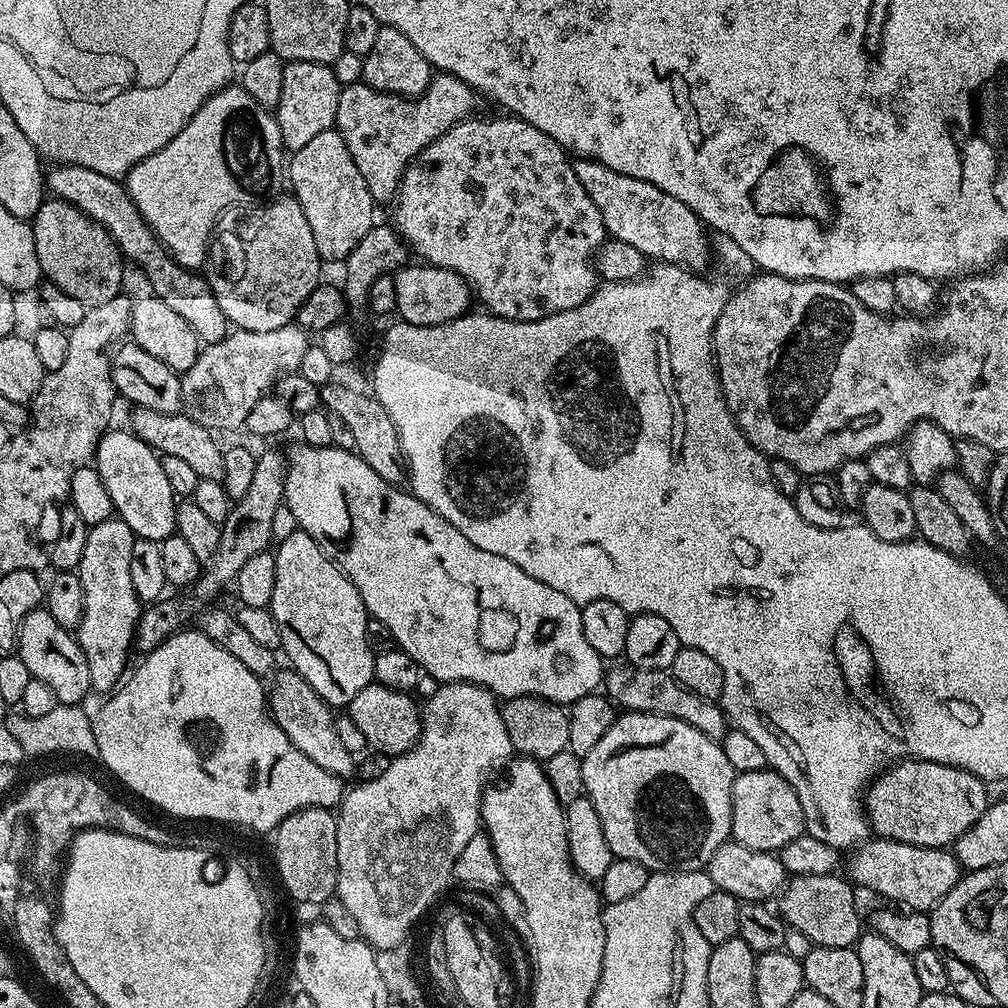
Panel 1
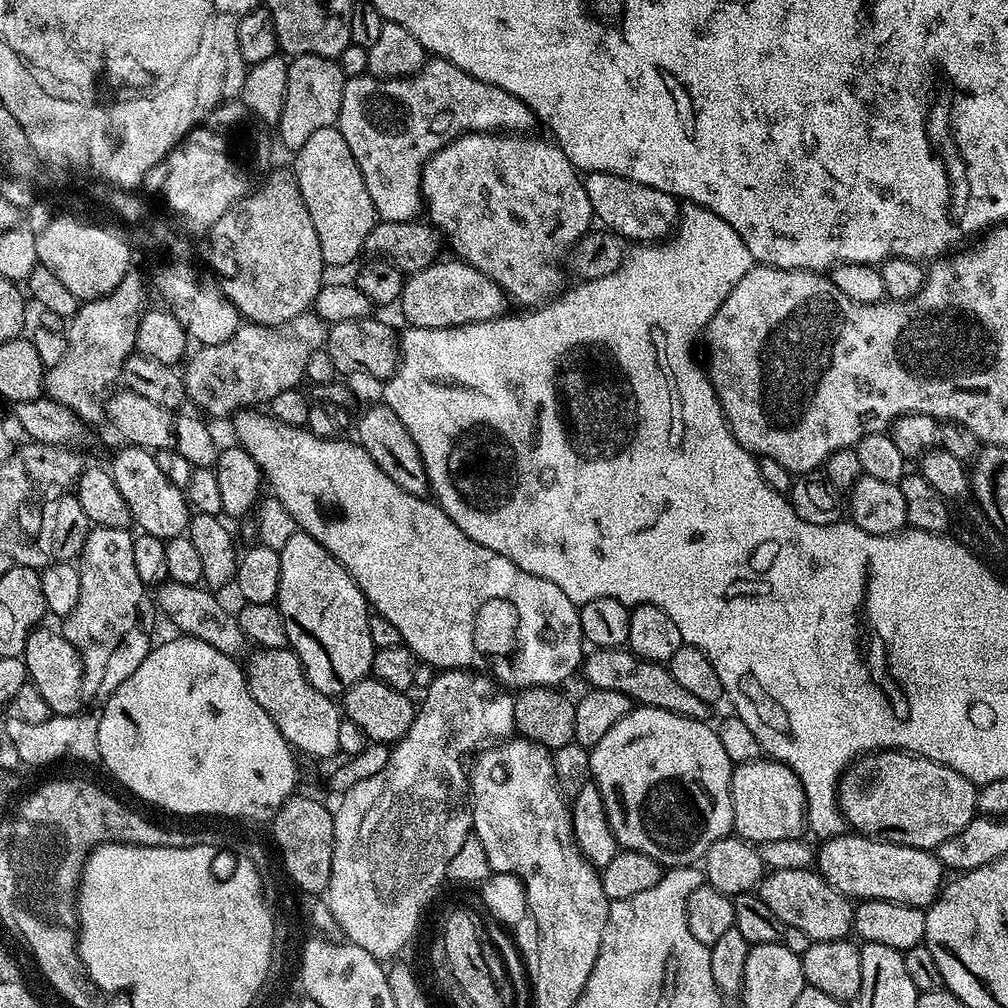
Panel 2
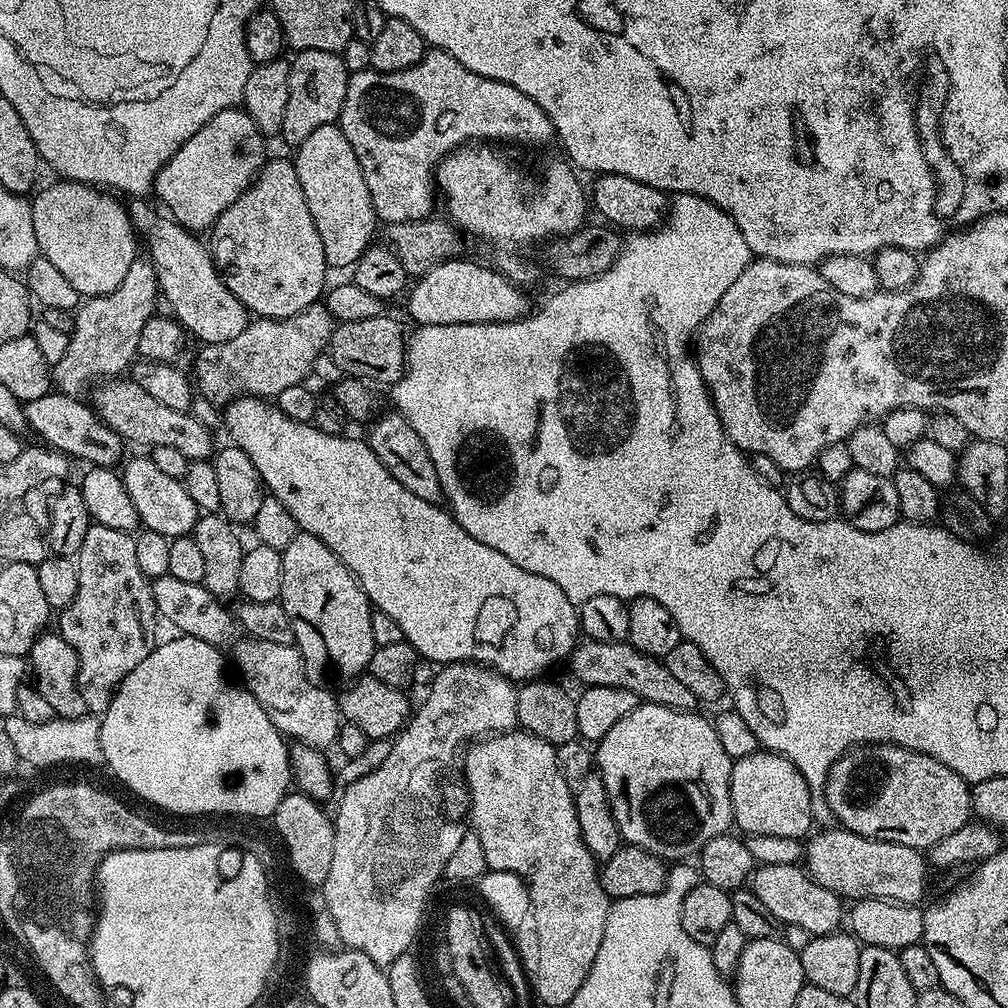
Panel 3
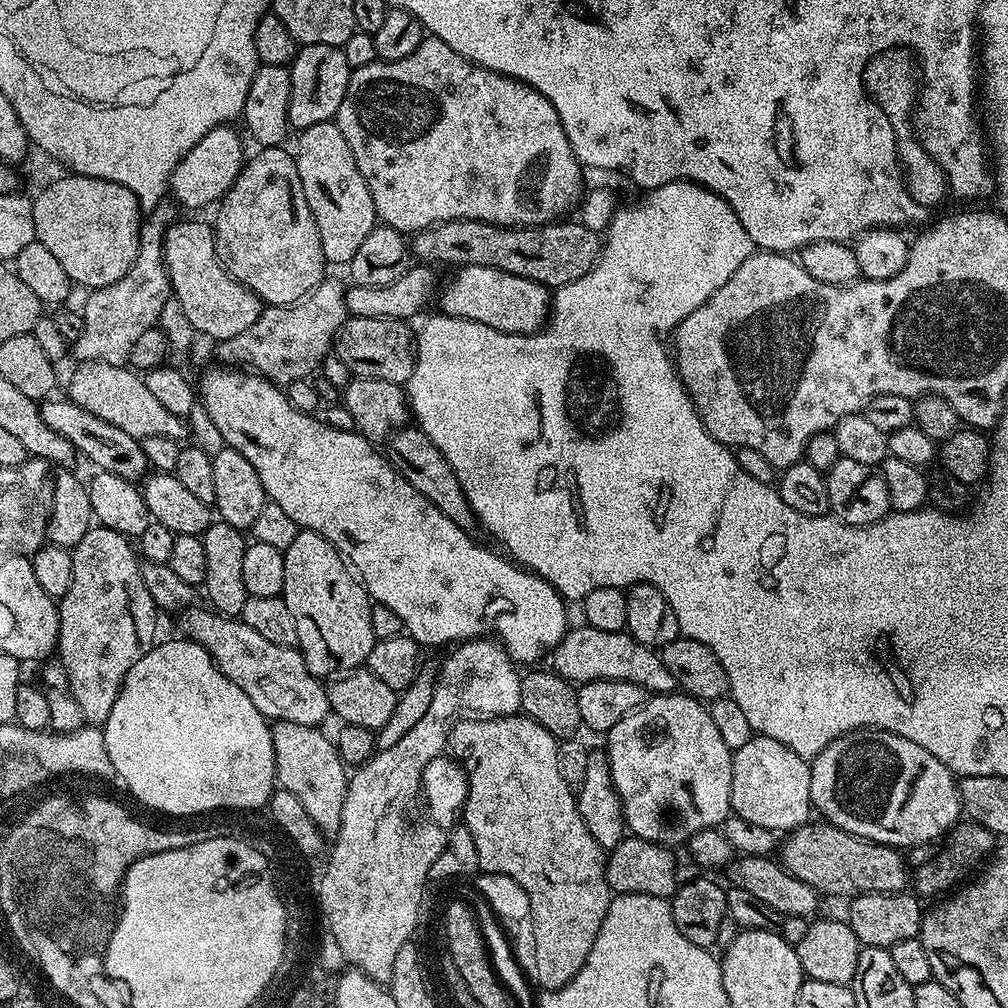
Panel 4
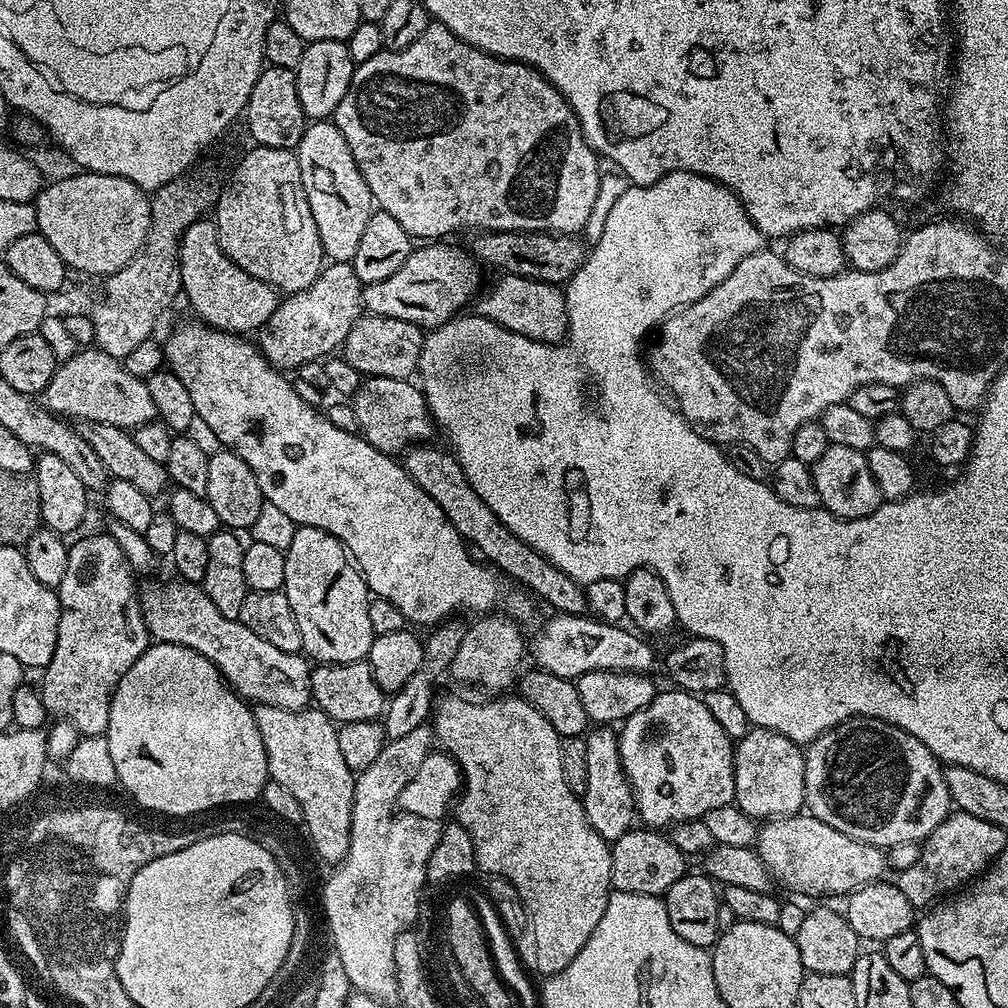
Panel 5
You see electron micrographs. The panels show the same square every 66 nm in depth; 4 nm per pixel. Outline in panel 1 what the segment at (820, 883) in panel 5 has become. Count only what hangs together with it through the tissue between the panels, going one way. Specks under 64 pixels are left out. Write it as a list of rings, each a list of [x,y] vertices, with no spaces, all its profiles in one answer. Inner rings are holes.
[[[872,838],[859,845],[849,856],[852,857],[846,860],[846,876],[853,885],[861,884],[885,896],[888,899],[885,901],[914,912],[931,913],[936,903],[954,890],[962,875],[955,851],[948,848],[923,848],[897,840]]]

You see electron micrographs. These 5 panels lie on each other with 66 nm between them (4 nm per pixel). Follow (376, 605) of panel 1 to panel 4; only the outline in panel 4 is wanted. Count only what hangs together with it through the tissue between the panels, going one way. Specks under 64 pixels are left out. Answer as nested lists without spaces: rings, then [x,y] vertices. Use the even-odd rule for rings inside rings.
[[[232,366],[215,367],[208,373],[205,371],[199,377],[198,400],[199,403],[204,404],[211,421],[218,426],[225,445],[238,450],[238,454],[242,454],[242,458],[246,458],[246,462],[250,462],[250,466],[254,466],[254,470],[258,470],[258,478],[262,478],[265,497],[269,501],[277,503],[278,506],[282,506],[282,510],[286,510],[286,513],[290,514],[290,518],[294,520],[300,530],[322,534],[322,538],[326,538],[334,545],[345,561],[354,569],[355,575],[364,585],[364,589],[368,591],[369,597],[375,603],[390,606],[390,610],[394,610],[394,614],[398,614],[398,618],[402,618],[405,633],[411,636],[417,644],[427,646],[427,644],[449,643],[448,645],[455,646],[466,640],[498,638],[508,655],[520,666],[523,664],[528,664],[524,666],[535,665],[532,664],[535,660],[540,660],[543,656],[545,659],[546,654],[558,647],[560,640],[569,630],[570,621],[568,621],[568,612],[564,609],[566,607],[564,597],[557,592],[549,580],[543,580],[541,576],[517,566],[511,559],[501,555],[499,551],[491,552],[490,549],[483,548],[480,544],[472,544],[471,538],[468,537],[469,533],[465,529],[450,522],[450,518],[446,518],[446,514],[442,514],[442,510],[438,510],[438,506],[434,506],[434,502],[430,502],[425,496],[418,494],[414,490],[414,486],[410,486],[410,482],[406,478],[402,478],[402,474],[398,474],[392,469],[387,455],[380,453],[379,456],[376,453],[377,445],[360,435],[359,432],[324,424],[315,415],[292,407],[287,391],[281,385],[273,384],[271,380],[265,380],[264,377],[255,375],[248,370],[237,370]]]

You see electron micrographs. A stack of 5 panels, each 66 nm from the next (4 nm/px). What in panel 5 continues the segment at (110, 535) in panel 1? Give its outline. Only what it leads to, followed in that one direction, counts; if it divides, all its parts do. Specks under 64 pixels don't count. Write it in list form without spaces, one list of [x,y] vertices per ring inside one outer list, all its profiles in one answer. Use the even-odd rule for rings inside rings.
[[[99,534],[100,536],[84,536],[81,535],[79,538],[81,540],[71,541],[68,544],[68,557],[66,558],[66,574],[62,577],[62,582],[60,583],[58,589],[58,595],[60,597],[60,617],[58,618],[58,642],[54,646],[54,658],[50,658],[50,662],[48,663],[48,667],[43,669],[42,676],[44,676],[44,684],[41,683],[39,685],[40,697],[42,698],[42,702],[46,706],[46,710],[56,718],[63,718],[68,721],[68,723],[73,724],[77,730],[80,731],[81,737],[85,736],[103,736],[108,731],[108,719],[110,718],[110,702],[112,701],[112,695],[114,694],[114,690],[118,686],[118,682],[122,678],[122,674],[126,674],[126,670],[130,670],[130,666],[134,666],[134,662],[138,662],[138,658],[141,656],[147,648],[150,646],[150,637],[148,634],[148,627],[146,626],[146,622],[144,621],[144,615],[142,614],[142,606],[140,605],[140,594],[138,591],[138,583],[136,584],[137,577],[134,575],[132,571],[132,567],[128,564],[128,559],[126,558],[126,554],[122,554],[122,546],[118,546],[118,542],[114,542],[114,538],[110,538],[106,534]]]

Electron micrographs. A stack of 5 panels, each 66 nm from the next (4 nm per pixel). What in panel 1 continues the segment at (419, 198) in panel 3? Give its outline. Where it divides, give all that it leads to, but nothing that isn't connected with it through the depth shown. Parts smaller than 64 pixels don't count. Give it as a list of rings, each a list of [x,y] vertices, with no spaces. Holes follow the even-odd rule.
[[[433,75],[430,86],[418,97],[379,92],[366,83],[346,84],[340,89],[335,129],[342,134],[354,166],[362,173],[373,201],[395,201],[408,164],[459,120],[467,120],[482,103],[480,93],[456,76]]]

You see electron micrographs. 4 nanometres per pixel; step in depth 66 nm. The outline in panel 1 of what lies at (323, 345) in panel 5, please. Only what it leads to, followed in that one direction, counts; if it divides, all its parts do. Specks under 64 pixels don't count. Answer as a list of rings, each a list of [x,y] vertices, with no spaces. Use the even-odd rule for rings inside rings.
[[[295,323],[265,332],[247,332],[241,328],[229,331],[218,342],[201,347],[194,366],[190,366],[190,370],[181,375],[183,414],[217,433],[228,432],[231,428],[243,429],[246,414],[250,414],[250,406],[254,406],[258,398],[269,395],[280,377],[295,373],[299,369],[309,343],[309,333]]]

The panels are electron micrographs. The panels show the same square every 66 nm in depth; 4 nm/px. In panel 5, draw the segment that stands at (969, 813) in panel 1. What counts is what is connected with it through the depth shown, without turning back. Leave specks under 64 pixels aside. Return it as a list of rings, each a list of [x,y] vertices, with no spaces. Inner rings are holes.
[[[853,716],[816,737],[807,745],[804,765],[804,808],[807,815],[826,822],[826,826],[834,826],[834,830],[842,830],[842,834],[858,842],[873,844],[881,850],[898,846],[898,842],[923,842],[948,817],[953,807],[946,790],[944,768],[936,755],[906,730],[869,716]]]

